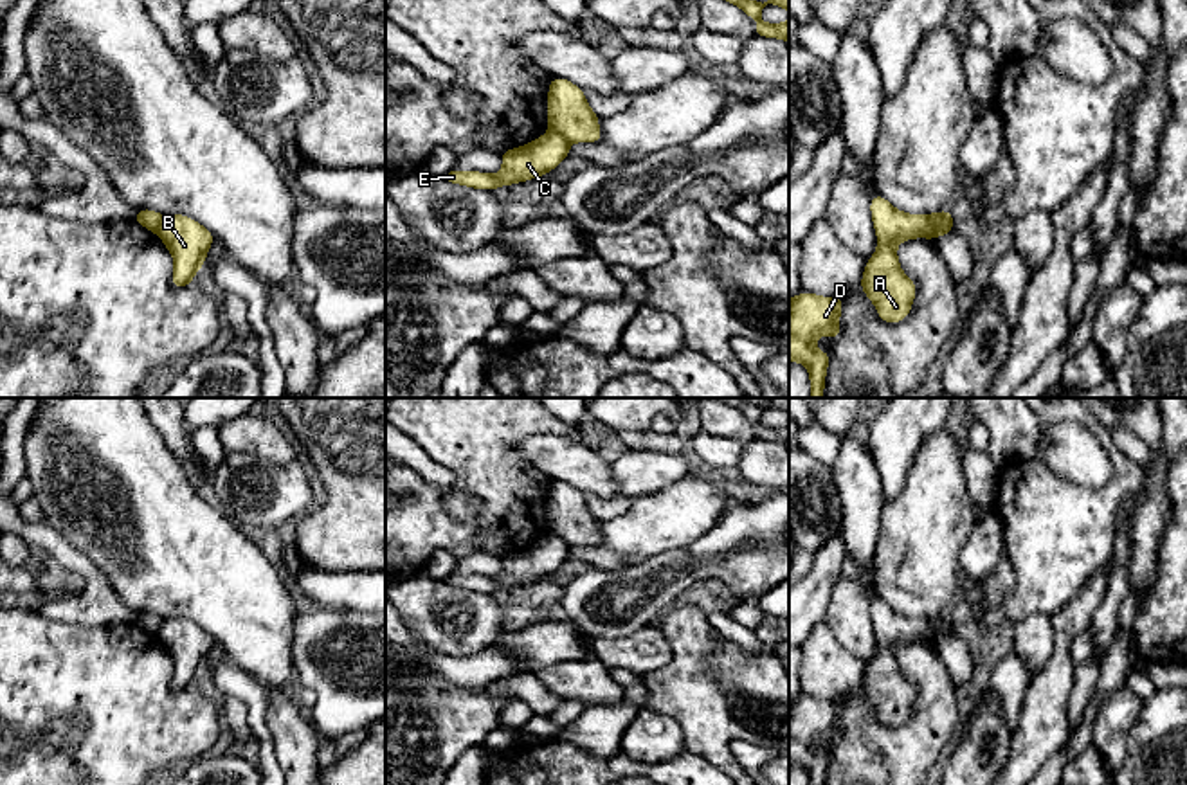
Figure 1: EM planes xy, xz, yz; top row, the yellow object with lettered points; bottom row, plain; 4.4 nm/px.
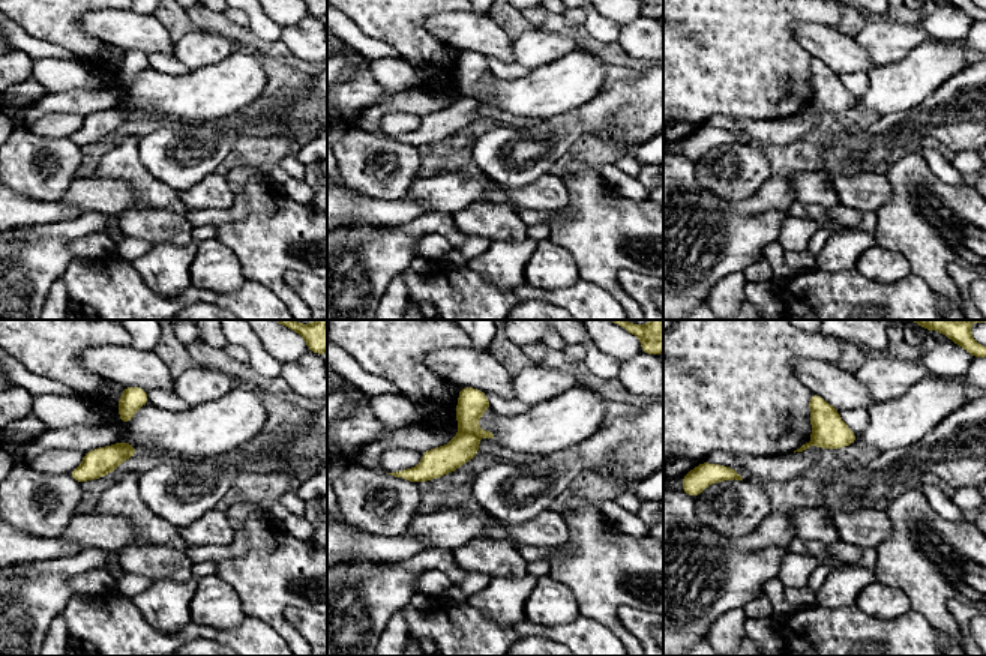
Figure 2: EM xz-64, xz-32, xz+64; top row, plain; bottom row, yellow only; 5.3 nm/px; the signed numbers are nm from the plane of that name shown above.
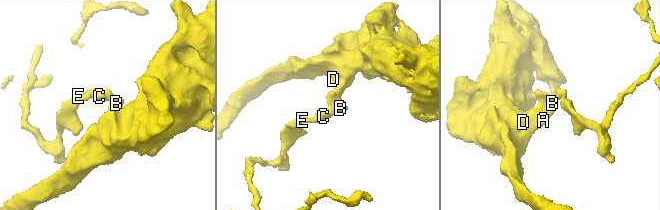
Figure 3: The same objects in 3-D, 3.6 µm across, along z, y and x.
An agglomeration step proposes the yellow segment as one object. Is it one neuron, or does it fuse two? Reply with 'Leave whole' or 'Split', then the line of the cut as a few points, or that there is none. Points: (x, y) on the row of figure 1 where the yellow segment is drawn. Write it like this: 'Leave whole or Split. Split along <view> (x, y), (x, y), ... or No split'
Split. Split along yz (926, 215), (937, 234)

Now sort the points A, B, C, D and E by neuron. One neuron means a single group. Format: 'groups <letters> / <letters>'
groups A B D / C E

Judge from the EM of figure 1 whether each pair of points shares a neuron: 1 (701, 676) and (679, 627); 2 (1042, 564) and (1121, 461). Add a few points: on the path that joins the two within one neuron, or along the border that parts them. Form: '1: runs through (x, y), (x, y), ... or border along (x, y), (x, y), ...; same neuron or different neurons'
1: runs through (701, 663), (692, 640); same neuron
2: runs through (1067, 539), (1119, 487); same neuron

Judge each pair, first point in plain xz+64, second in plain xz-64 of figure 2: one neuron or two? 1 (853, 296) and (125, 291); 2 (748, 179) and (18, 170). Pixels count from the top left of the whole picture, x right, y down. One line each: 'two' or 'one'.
1: one
2: one

